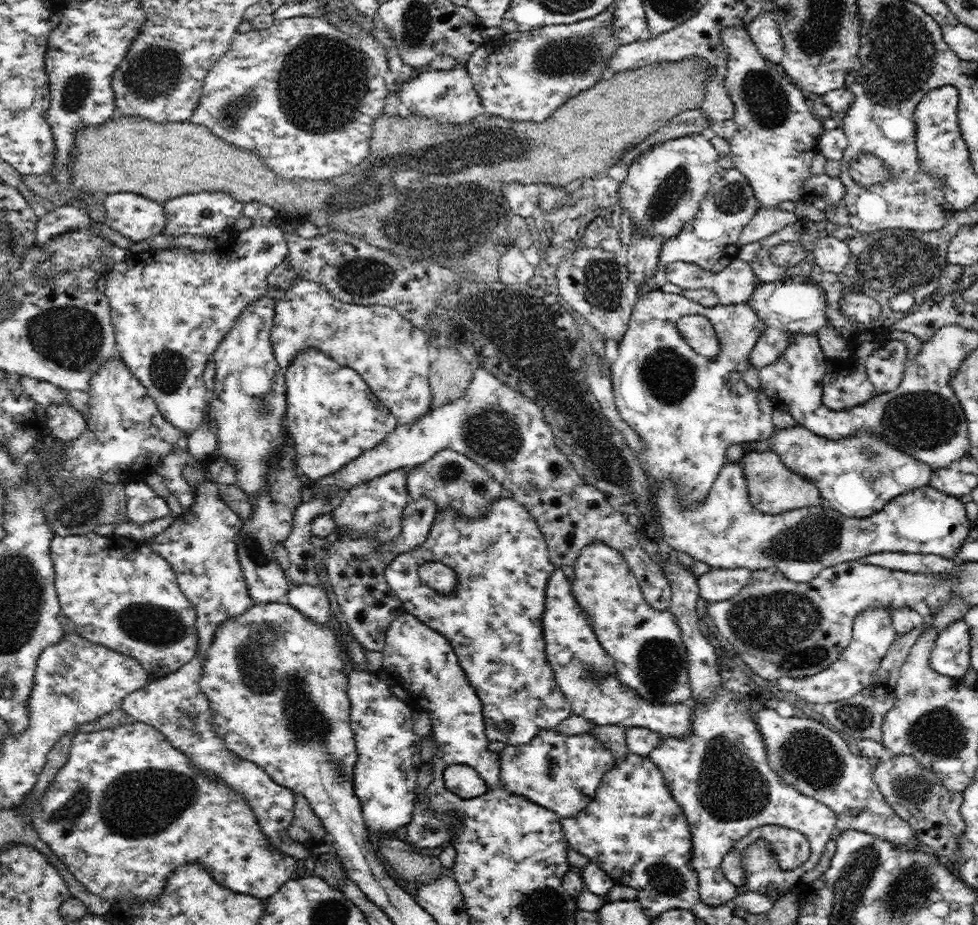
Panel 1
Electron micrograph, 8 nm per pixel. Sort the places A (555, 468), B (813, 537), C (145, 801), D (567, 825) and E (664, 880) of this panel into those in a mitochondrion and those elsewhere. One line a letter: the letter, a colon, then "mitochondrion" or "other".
A: other
B: mitochondrion
C: mitochondrion
D: other
E: mitochondrion

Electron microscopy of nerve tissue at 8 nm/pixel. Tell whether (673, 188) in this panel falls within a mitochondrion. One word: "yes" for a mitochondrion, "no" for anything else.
yes

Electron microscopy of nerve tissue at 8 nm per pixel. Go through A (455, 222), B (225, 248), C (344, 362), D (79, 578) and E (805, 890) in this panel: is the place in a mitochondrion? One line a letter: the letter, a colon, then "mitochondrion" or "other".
A: mitochondrion
B: other
C: other
D: other
E: other

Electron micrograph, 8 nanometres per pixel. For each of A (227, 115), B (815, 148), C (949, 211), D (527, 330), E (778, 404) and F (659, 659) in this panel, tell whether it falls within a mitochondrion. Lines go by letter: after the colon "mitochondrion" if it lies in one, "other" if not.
A: mitochondrion
B: other
C: other
D: other
E: other
F: mitochondrion

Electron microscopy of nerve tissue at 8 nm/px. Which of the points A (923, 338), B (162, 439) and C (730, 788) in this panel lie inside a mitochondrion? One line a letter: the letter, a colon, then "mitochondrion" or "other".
A: other
B: other
C: mitochondrion

